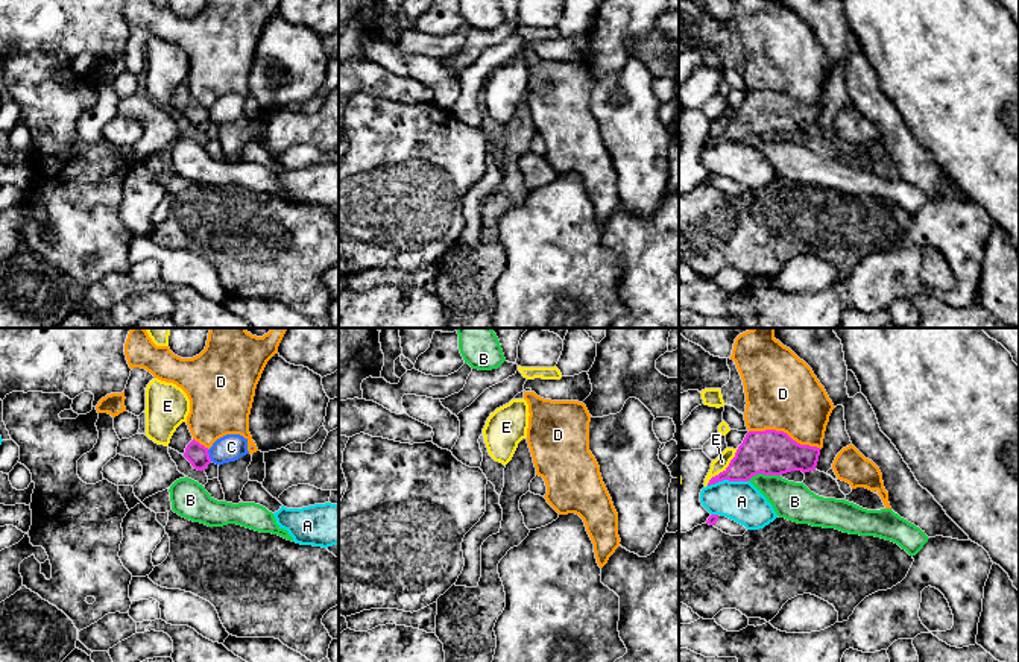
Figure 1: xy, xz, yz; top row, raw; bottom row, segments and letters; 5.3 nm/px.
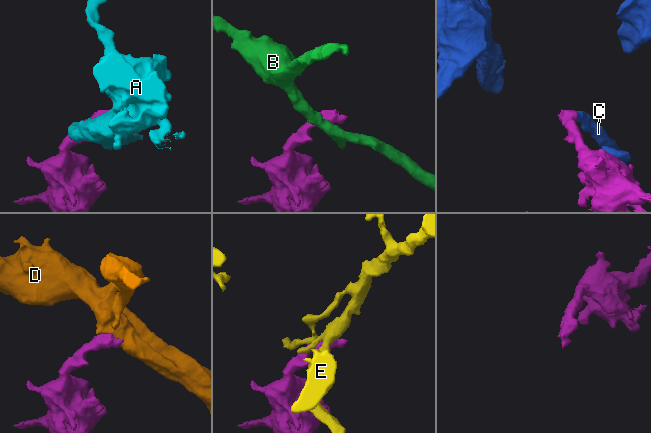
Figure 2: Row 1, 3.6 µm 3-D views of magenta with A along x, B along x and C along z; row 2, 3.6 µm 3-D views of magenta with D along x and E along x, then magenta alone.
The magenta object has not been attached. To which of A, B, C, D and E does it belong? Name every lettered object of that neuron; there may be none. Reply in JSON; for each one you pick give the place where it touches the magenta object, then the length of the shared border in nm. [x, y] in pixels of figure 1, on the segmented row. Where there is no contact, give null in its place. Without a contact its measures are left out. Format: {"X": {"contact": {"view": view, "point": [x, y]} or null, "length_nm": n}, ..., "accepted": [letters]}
{"accepted": []}

